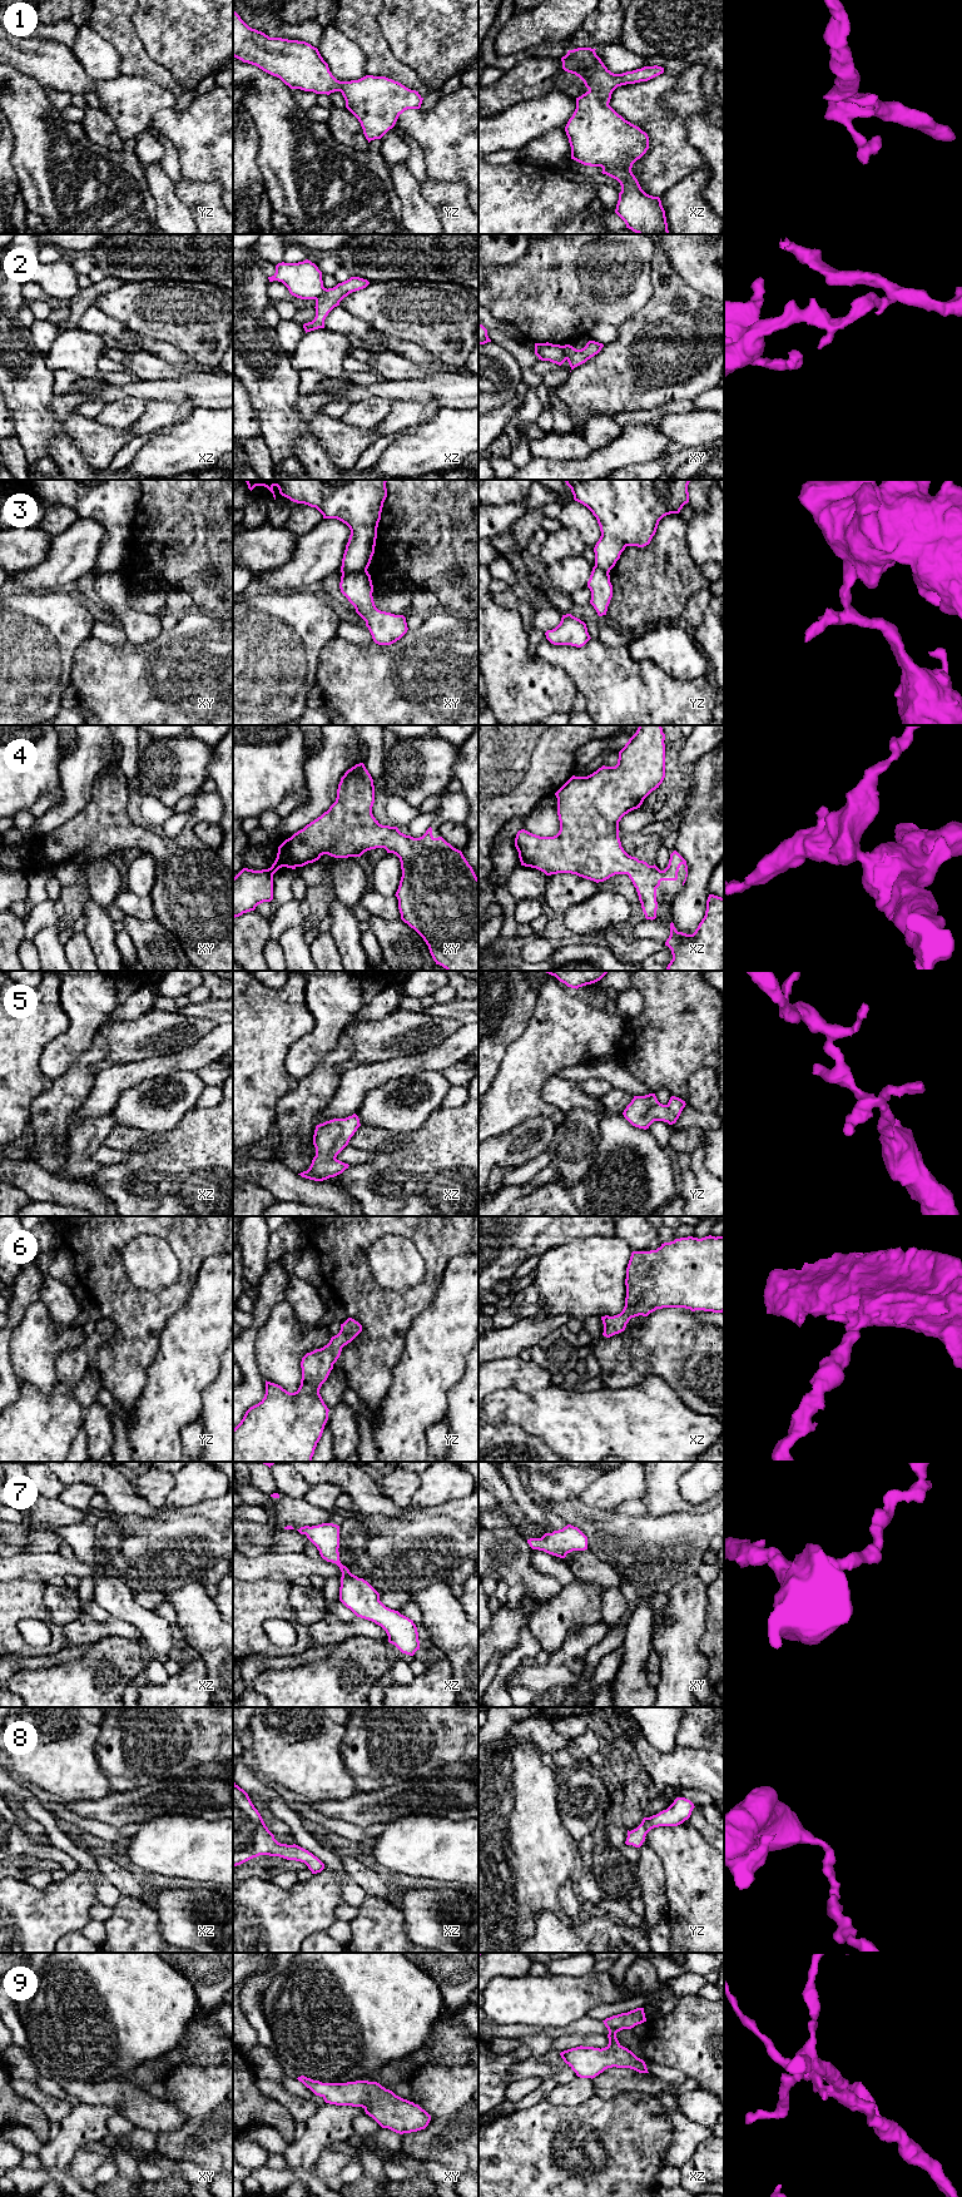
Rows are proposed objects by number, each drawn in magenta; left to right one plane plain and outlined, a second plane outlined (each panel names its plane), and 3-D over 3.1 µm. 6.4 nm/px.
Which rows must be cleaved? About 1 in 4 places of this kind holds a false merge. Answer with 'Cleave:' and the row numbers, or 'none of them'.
Cleave: 2, 3

